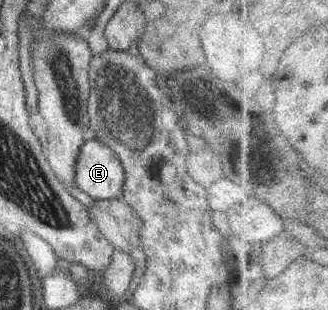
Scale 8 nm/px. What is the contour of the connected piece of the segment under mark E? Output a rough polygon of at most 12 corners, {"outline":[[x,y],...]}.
{"outline":[[90,137],[75,185],[95,200],[119,198],[125,172],[117,154]]}

